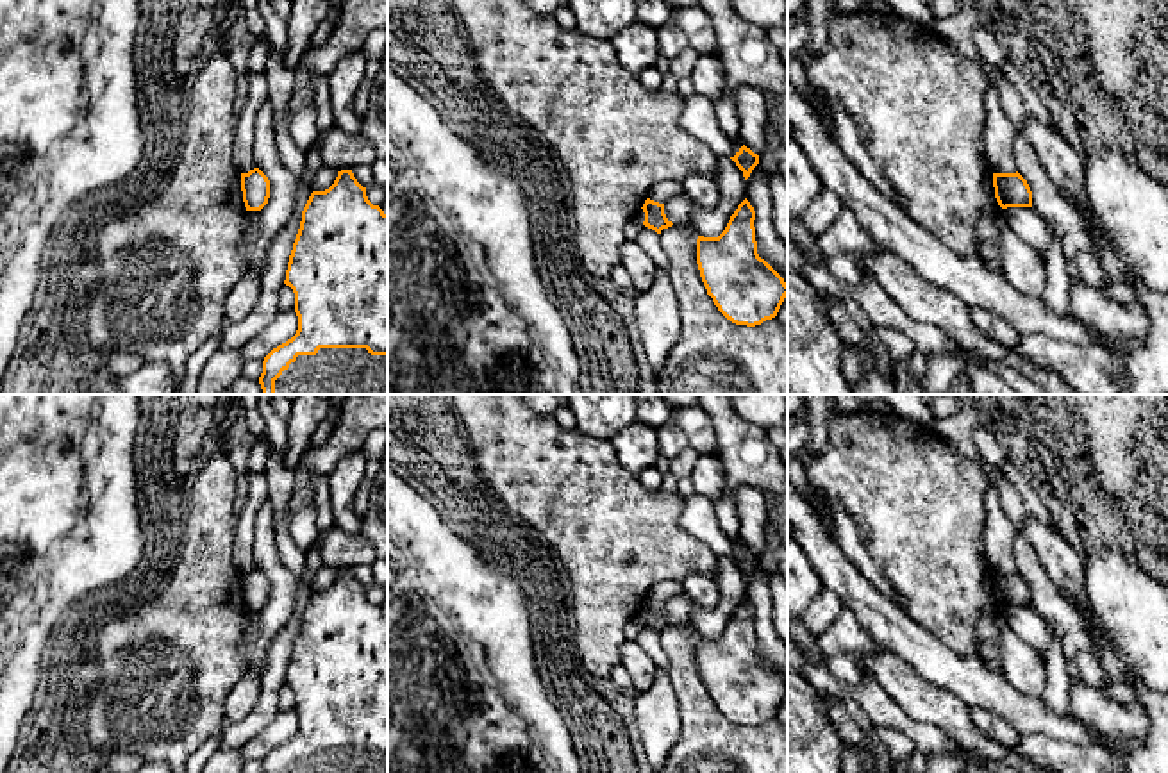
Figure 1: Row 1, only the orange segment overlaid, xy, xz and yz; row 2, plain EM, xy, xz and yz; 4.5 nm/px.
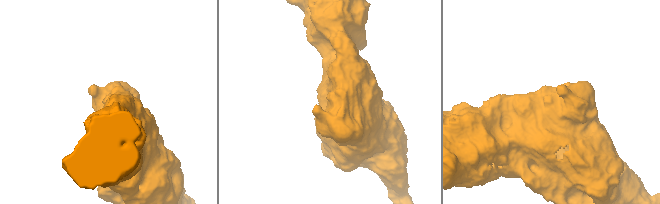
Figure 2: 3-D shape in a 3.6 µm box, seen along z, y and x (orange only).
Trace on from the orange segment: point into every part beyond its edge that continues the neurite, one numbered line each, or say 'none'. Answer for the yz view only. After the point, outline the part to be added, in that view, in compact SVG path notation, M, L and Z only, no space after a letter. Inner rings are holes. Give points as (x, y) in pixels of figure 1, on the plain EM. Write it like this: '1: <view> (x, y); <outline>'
none

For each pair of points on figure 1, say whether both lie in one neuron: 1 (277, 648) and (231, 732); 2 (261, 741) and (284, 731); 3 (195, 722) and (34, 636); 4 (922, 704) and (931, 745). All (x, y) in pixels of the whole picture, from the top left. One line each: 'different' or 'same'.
1: same
2: same
3: different
4: different

